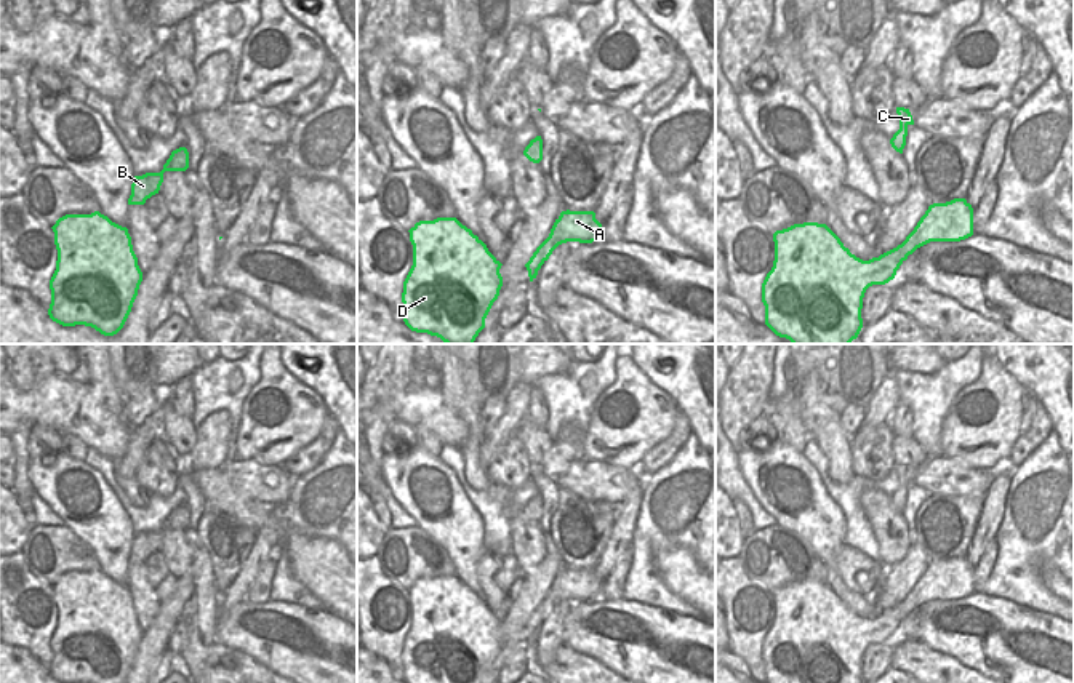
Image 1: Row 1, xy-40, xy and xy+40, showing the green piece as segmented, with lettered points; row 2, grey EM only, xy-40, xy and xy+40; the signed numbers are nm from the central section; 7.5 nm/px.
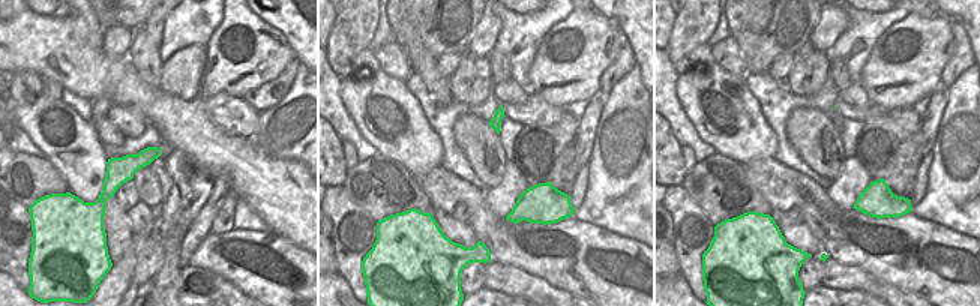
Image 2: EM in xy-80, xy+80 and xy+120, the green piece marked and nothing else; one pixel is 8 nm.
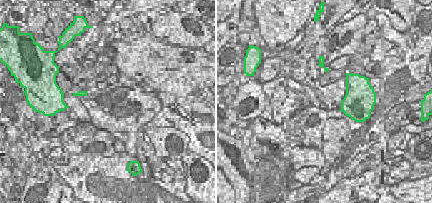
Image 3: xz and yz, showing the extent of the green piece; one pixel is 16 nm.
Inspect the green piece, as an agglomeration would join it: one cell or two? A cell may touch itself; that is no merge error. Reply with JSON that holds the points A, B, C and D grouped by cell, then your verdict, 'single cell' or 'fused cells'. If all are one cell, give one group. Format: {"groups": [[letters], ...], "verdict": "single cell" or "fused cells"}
{"groups": [["A", "B", "C", "D"]], "verdict": "single cell"}

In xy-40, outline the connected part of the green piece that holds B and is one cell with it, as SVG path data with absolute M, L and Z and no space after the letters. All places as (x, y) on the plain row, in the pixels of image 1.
M179 505L173 509L160 531L146 531L142 534L133 536L128 563L144 563L147 557L158 552L165 529L186 529L187 526L189 526L187 507Z

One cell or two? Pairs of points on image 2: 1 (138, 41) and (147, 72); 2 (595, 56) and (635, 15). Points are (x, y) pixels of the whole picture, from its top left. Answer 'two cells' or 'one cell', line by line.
1: one cell
2: two cells

